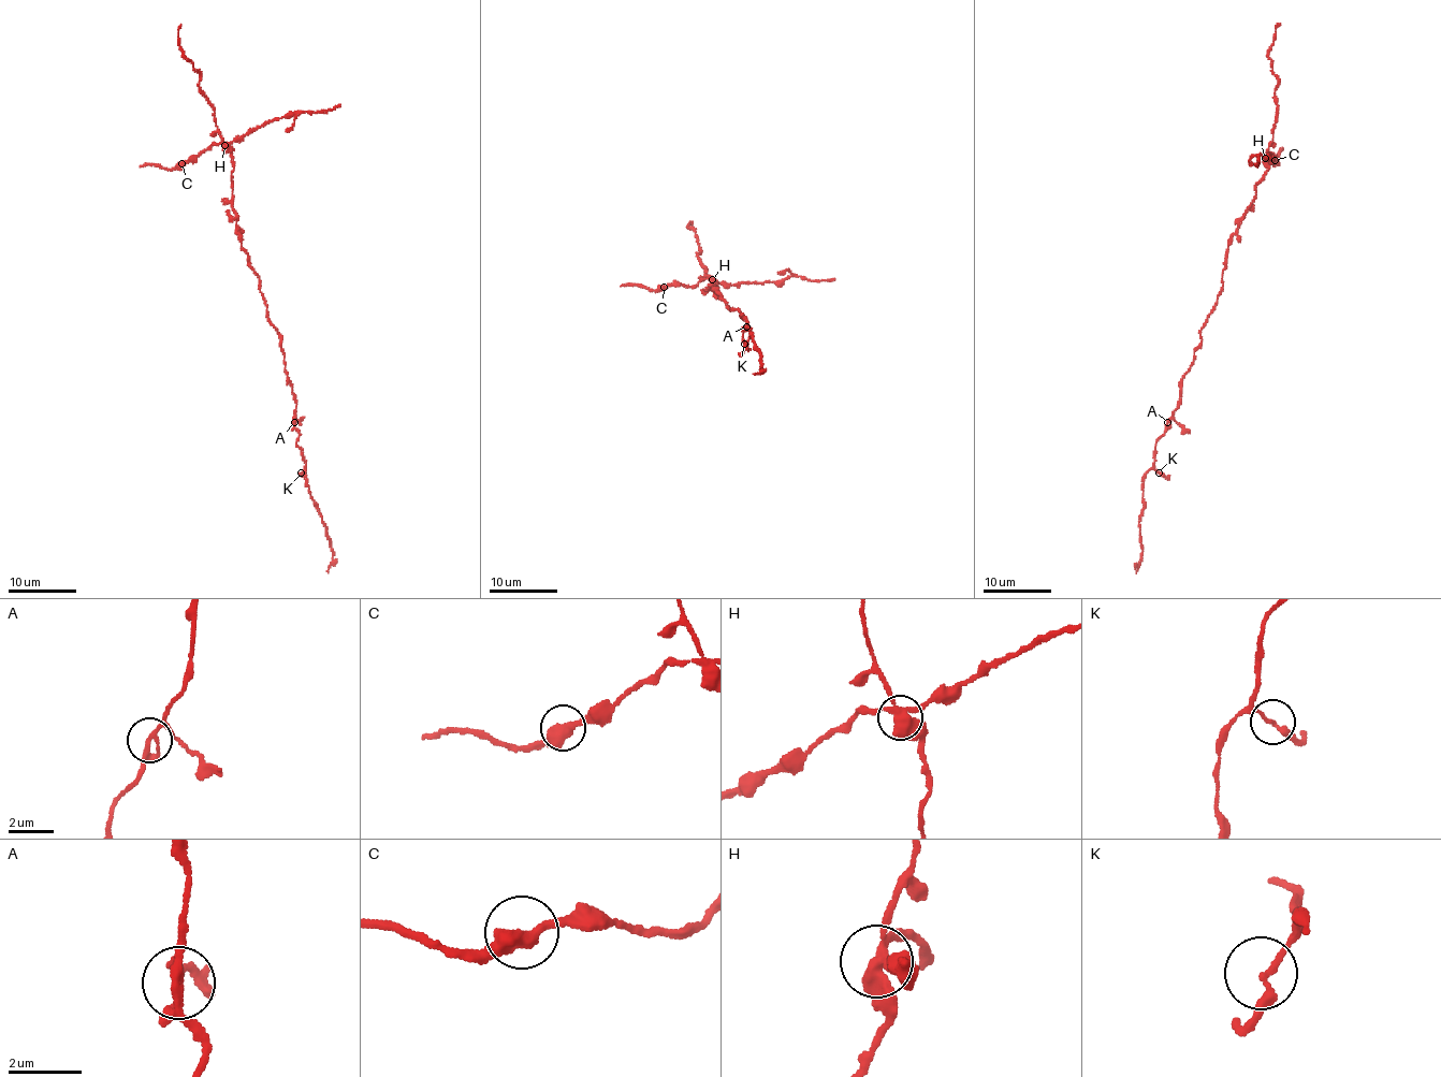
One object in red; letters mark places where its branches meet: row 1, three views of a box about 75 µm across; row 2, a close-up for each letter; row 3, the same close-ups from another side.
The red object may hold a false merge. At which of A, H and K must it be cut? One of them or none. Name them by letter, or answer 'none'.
H

